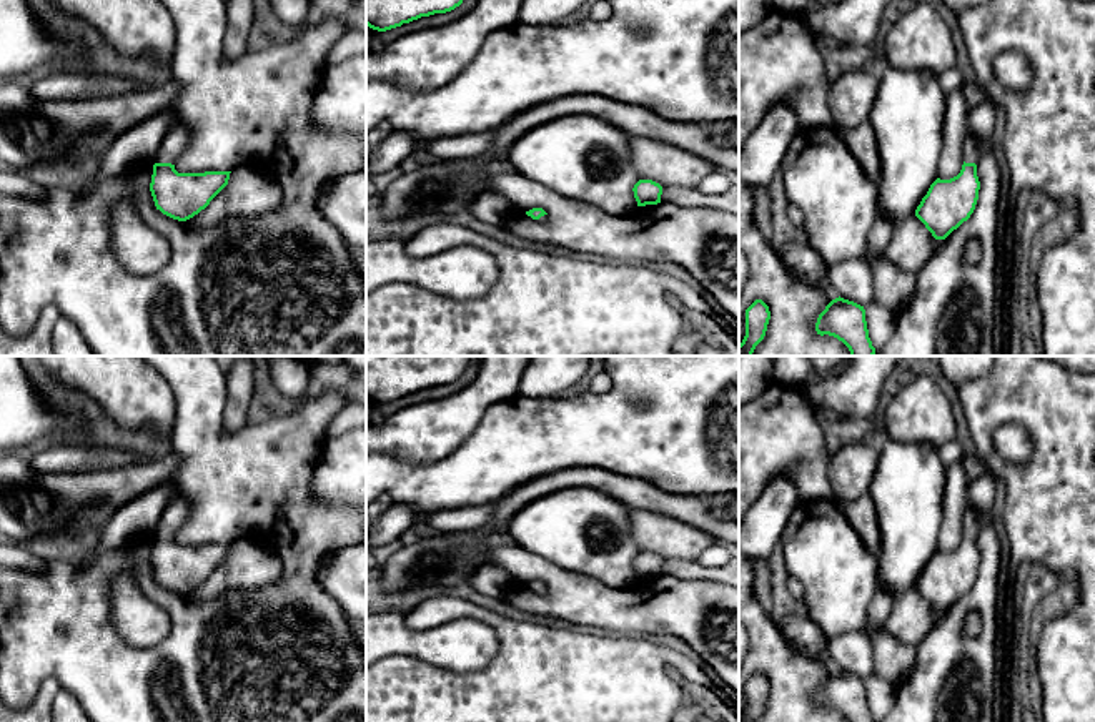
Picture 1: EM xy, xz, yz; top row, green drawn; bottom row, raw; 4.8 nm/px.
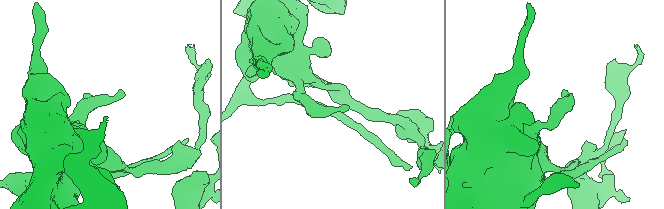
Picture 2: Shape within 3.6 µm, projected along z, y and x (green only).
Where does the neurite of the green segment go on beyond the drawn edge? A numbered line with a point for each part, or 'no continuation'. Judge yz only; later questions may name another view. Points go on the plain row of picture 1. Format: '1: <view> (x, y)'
1: yz (972, 521)

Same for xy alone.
1: xy (177, 511)

